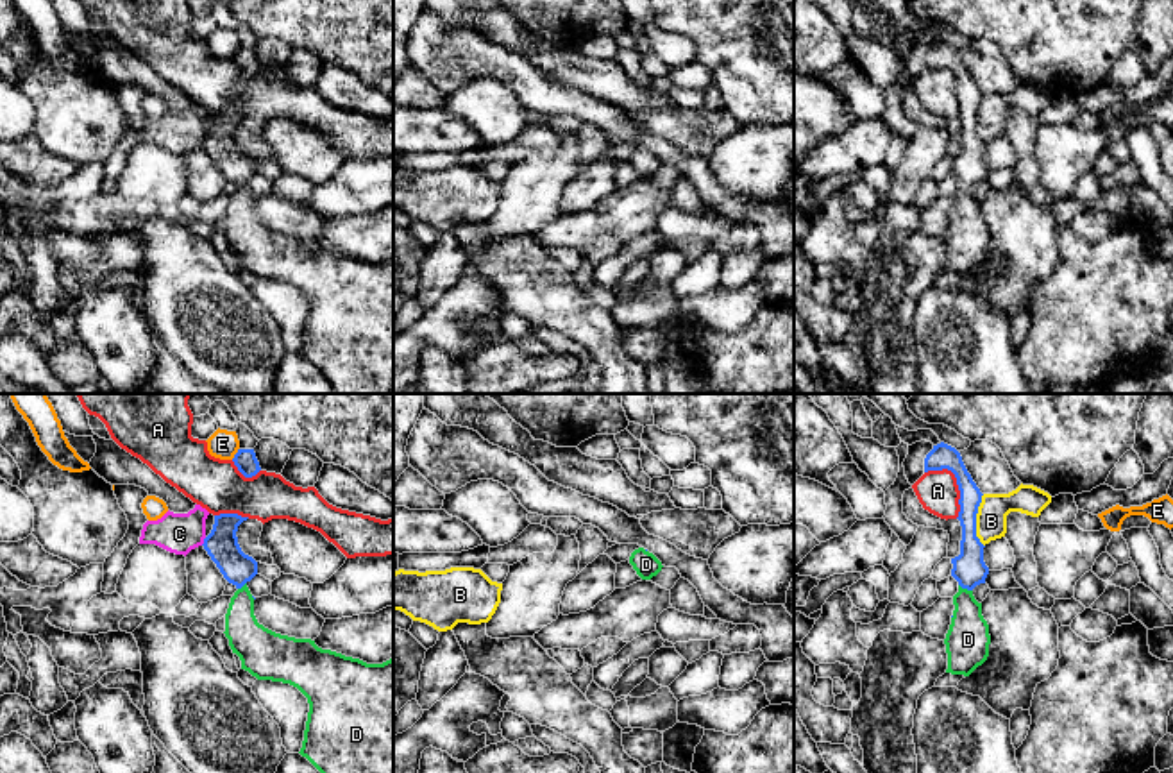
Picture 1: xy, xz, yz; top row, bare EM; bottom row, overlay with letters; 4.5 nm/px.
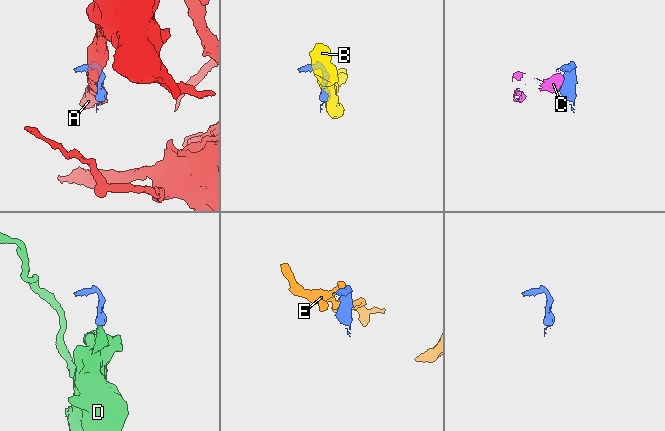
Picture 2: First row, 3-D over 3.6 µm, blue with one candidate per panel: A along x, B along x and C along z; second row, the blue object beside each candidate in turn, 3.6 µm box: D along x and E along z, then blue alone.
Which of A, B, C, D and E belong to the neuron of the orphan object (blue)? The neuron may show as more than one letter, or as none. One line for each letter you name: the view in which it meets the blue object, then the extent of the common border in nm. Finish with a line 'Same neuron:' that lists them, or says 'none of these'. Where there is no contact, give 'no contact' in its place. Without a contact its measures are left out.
D: yz | 70 nm
Same neuron: D

